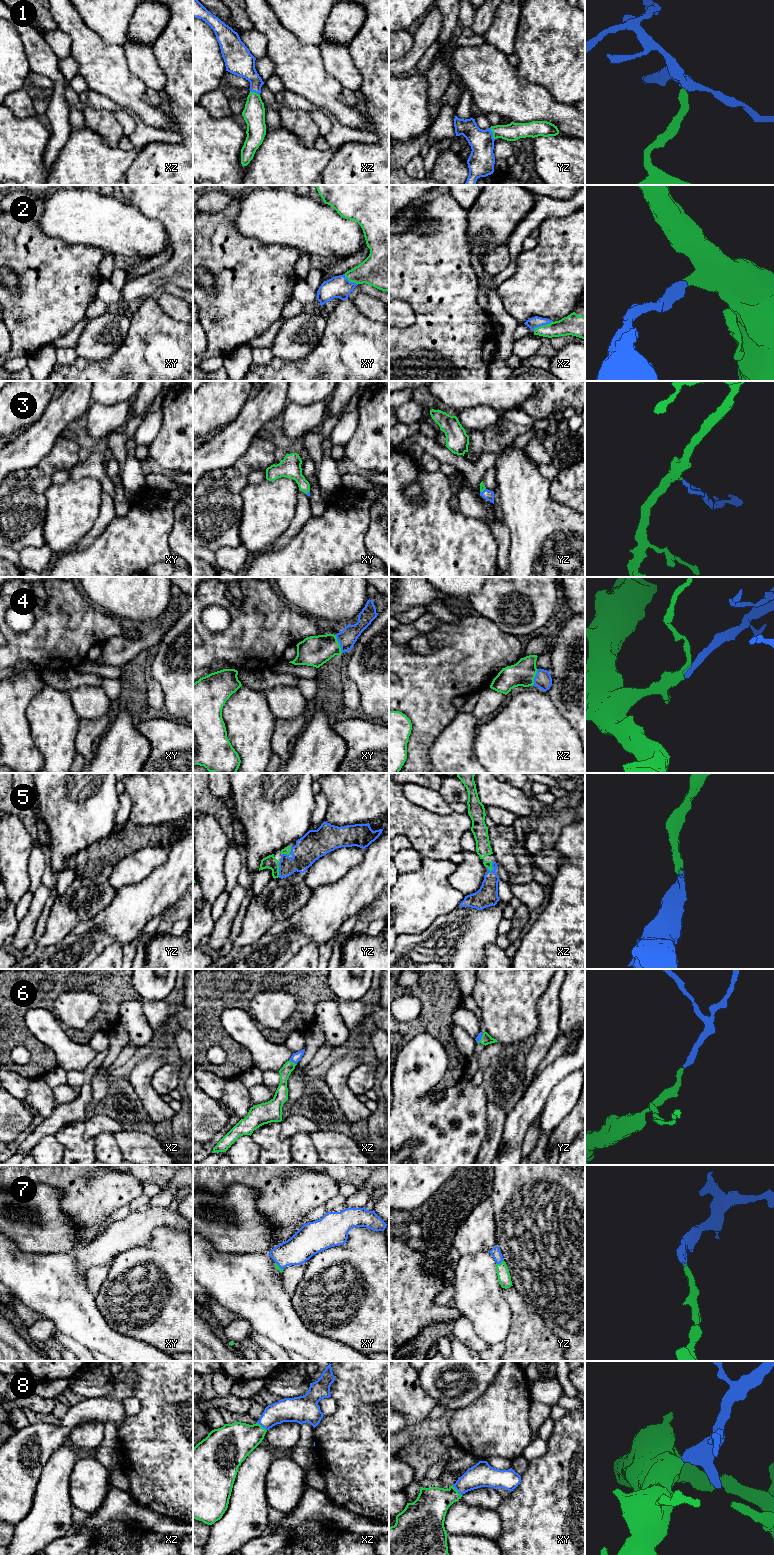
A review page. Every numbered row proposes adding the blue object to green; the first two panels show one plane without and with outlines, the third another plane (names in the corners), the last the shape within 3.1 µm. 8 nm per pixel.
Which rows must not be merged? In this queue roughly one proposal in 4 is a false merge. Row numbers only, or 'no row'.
no row

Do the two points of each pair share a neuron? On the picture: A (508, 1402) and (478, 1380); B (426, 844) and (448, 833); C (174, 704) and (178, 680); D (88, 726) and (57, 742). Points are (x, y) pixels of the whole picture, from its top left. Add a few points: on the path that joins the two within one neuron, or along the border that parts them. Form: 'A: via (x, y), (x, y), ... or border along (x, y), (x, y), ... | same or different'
A: border along (498, 1371), (494, 1381), (471, 1403) | different
B: via (431, 839), (443, 833) | same
C: via (178, 698), (178, 686) | same
D: border along (80, 720), (76, 736), (77, 752) | different

